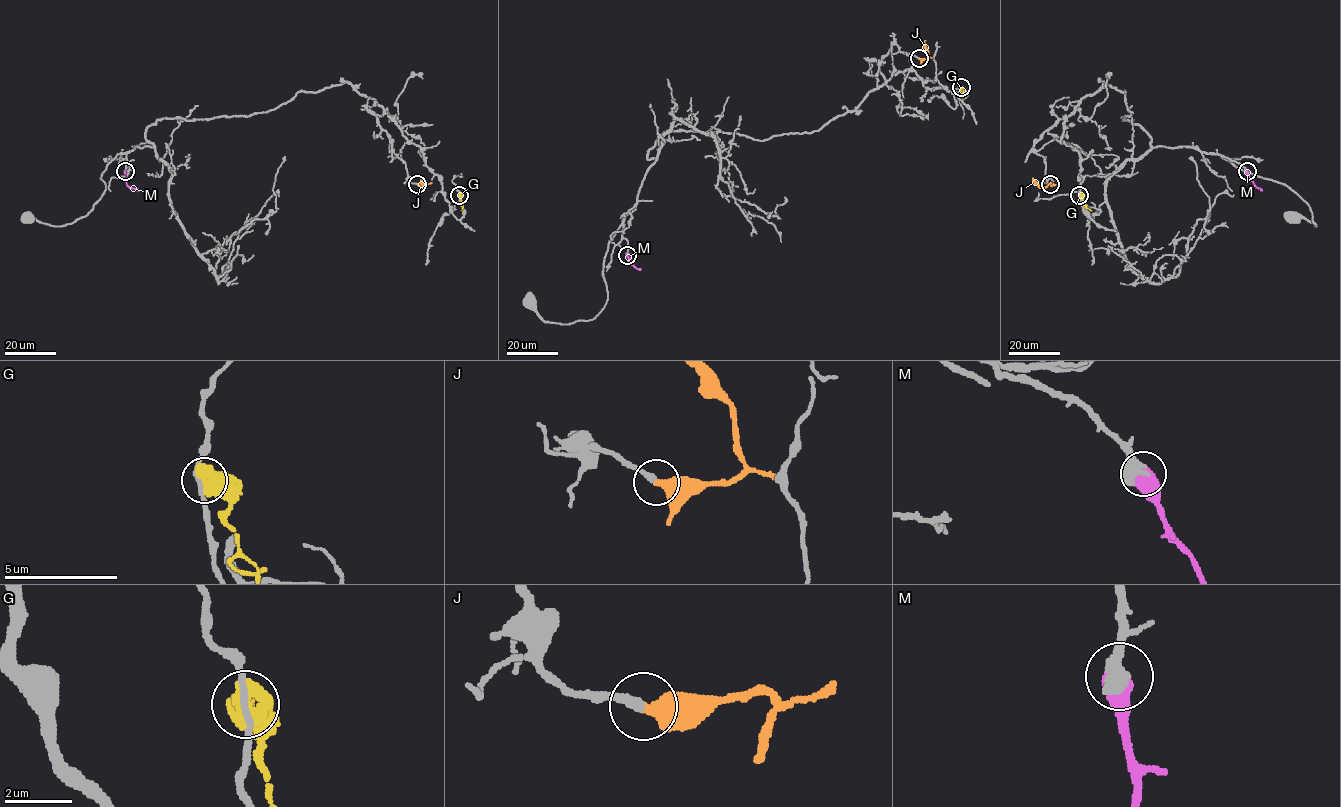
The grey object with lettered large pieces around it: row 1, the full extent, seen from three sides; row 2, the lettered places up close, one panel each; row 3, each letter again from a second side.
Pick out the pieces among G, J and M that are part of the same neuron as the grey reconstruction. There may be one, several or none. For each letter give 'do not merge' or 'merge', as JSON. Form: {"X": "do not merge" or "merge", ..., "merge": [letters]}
{"G": "do not merge", "J": "merge", "M": "merge", "merge": ["J", "M"]}

